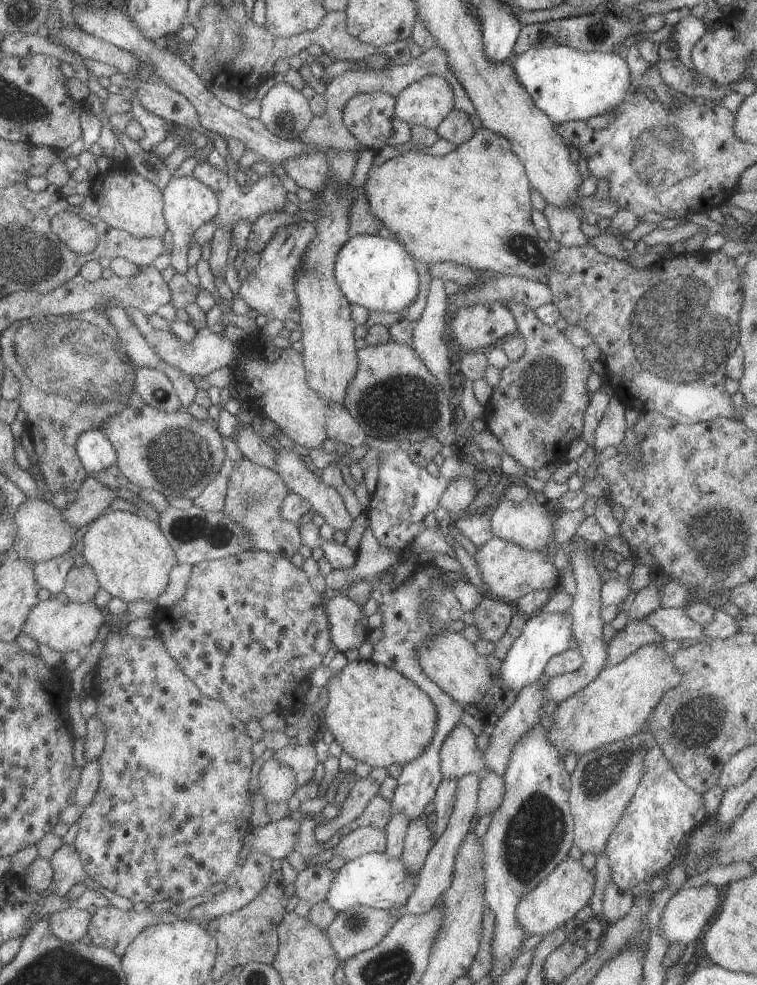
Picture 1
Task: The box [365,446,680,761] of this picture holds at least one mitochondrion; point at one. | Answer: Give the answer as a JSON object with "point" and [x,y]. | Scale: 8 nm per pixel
{"point":[419,594]}

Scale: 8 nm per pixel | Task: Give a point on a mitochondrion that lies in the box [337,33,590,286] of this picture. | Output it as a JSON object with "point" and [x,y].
{"point":[522,247]}

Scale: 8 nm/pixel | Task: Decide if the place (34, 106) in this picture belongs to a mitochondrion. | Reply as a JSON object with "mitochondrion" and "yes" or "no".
{"mitochondrion":"yes"}

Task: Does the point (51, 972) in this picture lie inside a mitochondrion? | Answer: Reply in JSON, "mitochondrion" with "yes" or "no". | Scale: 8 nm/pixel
{"mitochondrion":"yes"}

